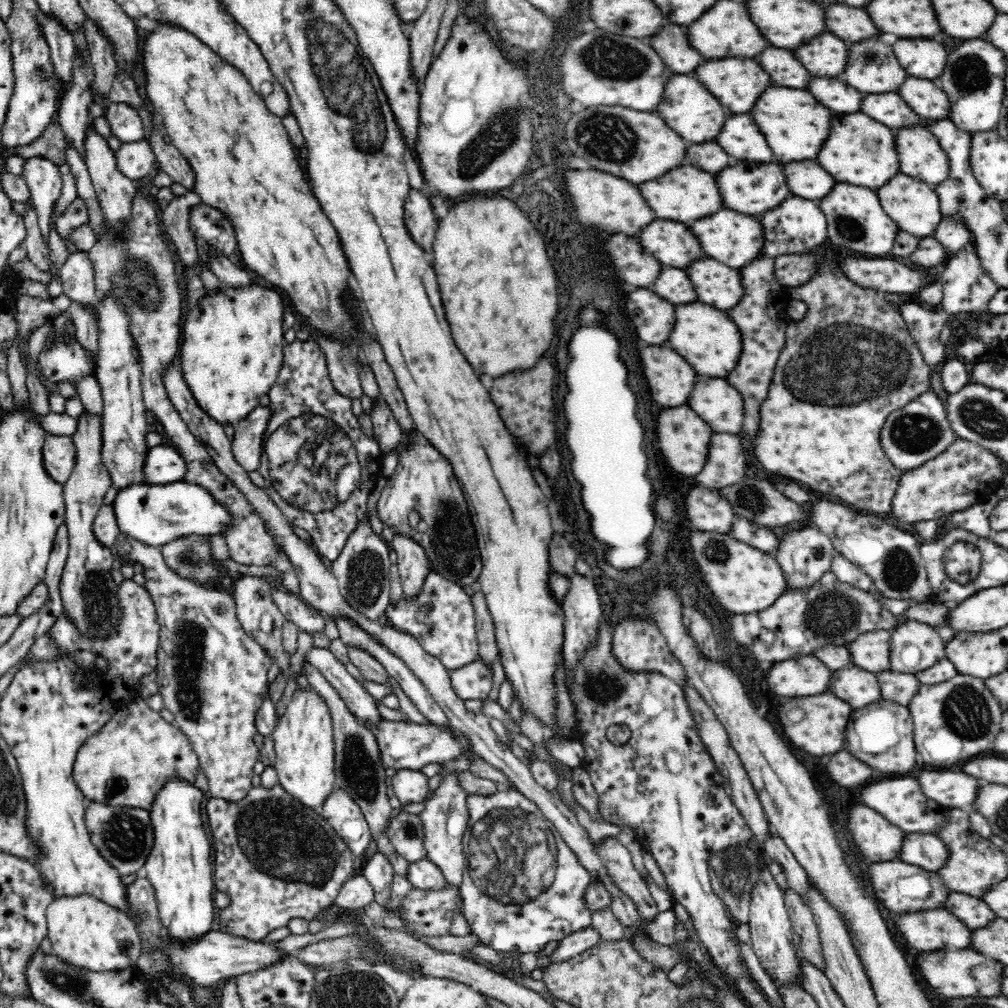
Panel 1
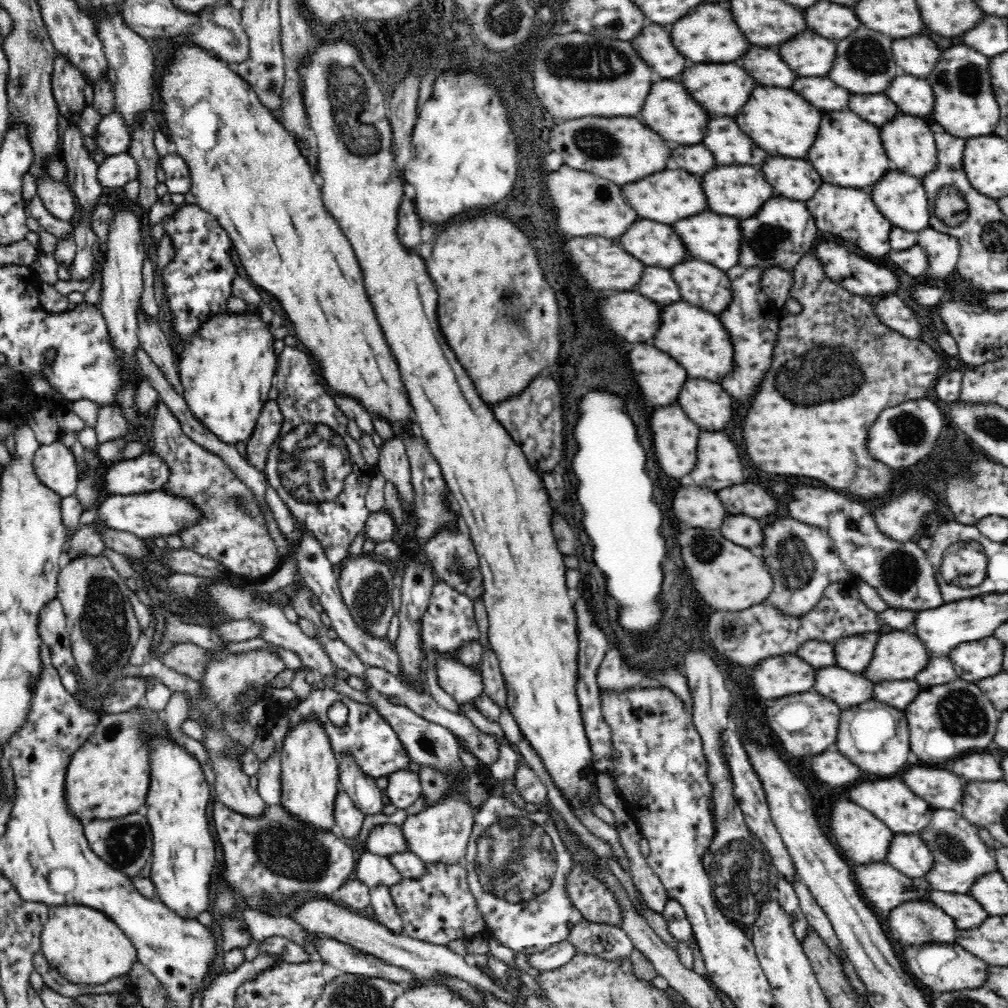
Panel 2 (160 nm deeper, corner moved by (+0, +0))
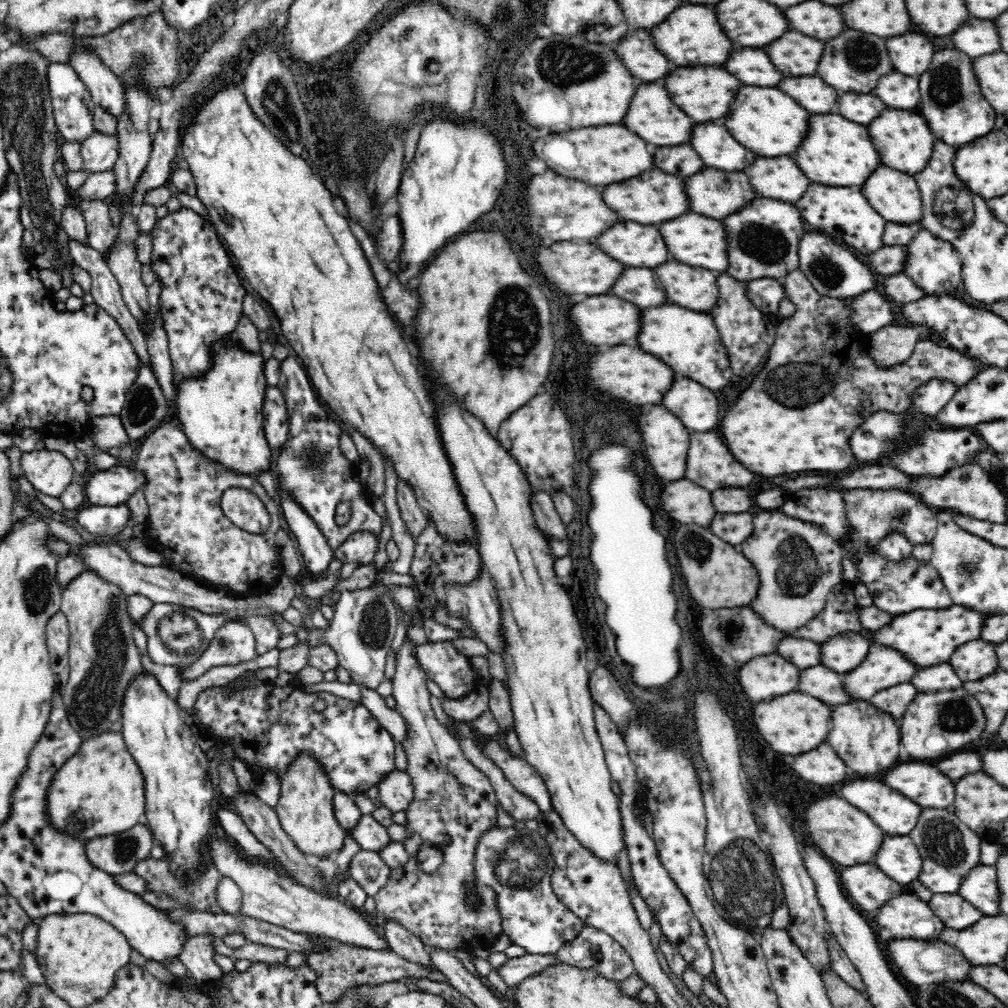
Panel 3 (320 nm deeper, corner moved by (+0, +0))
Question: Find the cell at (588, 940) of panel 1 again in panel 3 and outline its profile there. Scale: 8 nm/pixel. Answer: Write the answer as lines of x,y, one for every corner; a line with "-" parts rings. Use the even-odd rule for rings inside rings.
530,954
508,958
500,967
493,968
504,980
508,987
512,987
525,978
542,972
546,966
558,964
554,954

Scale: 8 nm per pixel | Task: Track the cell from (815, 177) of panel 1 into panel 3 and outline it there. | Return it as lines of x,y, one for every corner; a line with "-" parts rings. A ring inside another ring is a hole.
786,156
758,158
744,172
758,196
782,202
798,202
810,184
796,162

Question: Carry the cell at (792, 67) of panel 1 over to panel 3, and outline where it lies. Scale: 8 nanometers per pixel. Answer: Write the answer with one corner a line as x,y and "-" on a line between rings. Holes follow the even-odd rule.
734,50
724,68
750,86
776,86
782,80
762,50

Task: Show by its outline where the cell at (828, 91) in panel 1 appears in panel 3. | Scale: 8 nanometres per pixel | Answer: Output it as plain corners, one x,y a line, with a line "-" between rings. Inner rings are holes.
816,76
784,78
780,80
778,88
782,92
788,92
788,96
792,96
802,108
814,114
828,114
838,100
838,92

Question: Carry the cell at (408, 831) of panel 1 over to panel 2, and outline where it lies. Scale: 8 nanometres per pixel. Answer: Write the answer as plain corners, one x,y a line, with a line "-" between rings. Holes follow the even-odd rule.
389,823
374,825
369,831
365,846
368,851
385,857
409,850
400,825

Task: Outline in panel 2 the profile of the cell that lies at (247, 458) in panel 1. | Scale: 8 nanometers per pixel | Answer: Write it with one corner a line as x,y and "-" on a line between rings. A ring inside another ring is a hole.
268,399
256,421
256,428
246,444
249,463
263,471
270,446
280,438
284,417
277,400

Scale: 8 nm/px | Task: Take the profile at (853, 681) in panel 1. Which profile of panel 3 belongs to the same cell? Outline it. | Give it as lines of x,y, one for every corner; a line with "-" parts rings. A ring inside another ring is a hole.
814,666
800,672
800,684
798,690
810,696
816,696
824,704
840,705
850,703
848,693
842,689
842,674
826,668
826,666

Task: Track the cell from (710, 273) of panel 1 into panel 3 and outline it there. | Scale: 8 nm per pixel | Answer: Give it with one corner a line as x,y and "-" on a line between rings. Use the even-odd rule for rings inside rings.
666,262
654,268
654,272
666,290
666,302
696,312
706,312
717,305
717,273
706,268
688,268
678,262

